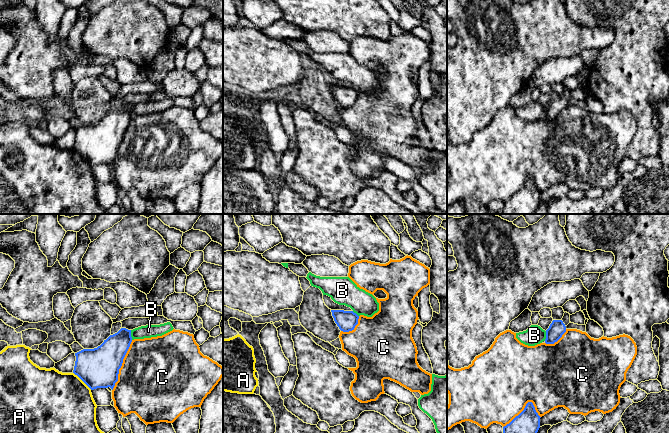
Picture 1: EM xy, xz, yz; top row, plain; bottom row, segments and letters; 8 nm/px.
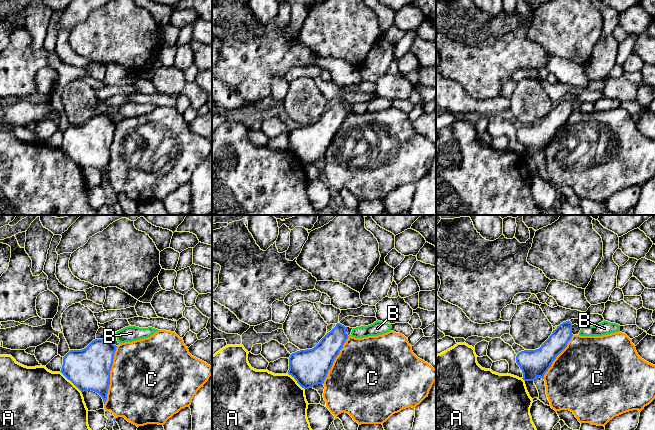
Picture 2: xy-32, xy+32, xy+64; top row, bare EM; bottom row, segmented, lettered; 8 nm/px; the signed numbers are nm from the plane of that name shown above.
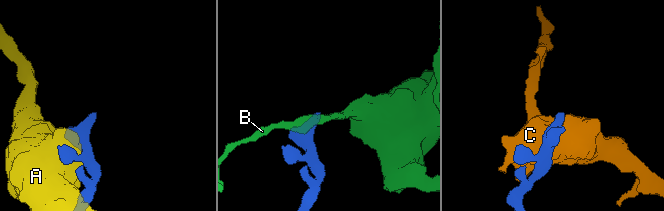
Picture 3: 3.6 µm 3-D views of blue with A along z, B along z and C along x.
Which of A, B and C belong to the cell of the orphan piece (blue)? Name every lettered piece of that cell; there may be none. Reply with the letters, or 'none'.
none

